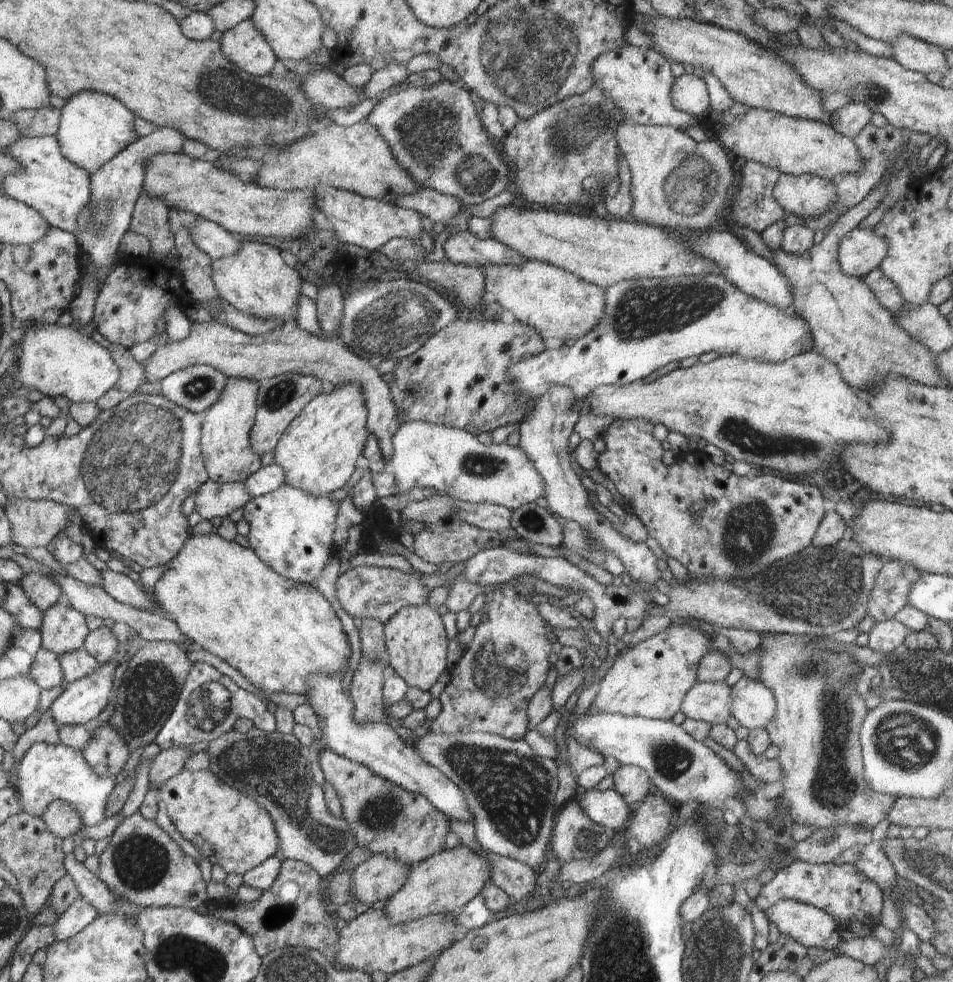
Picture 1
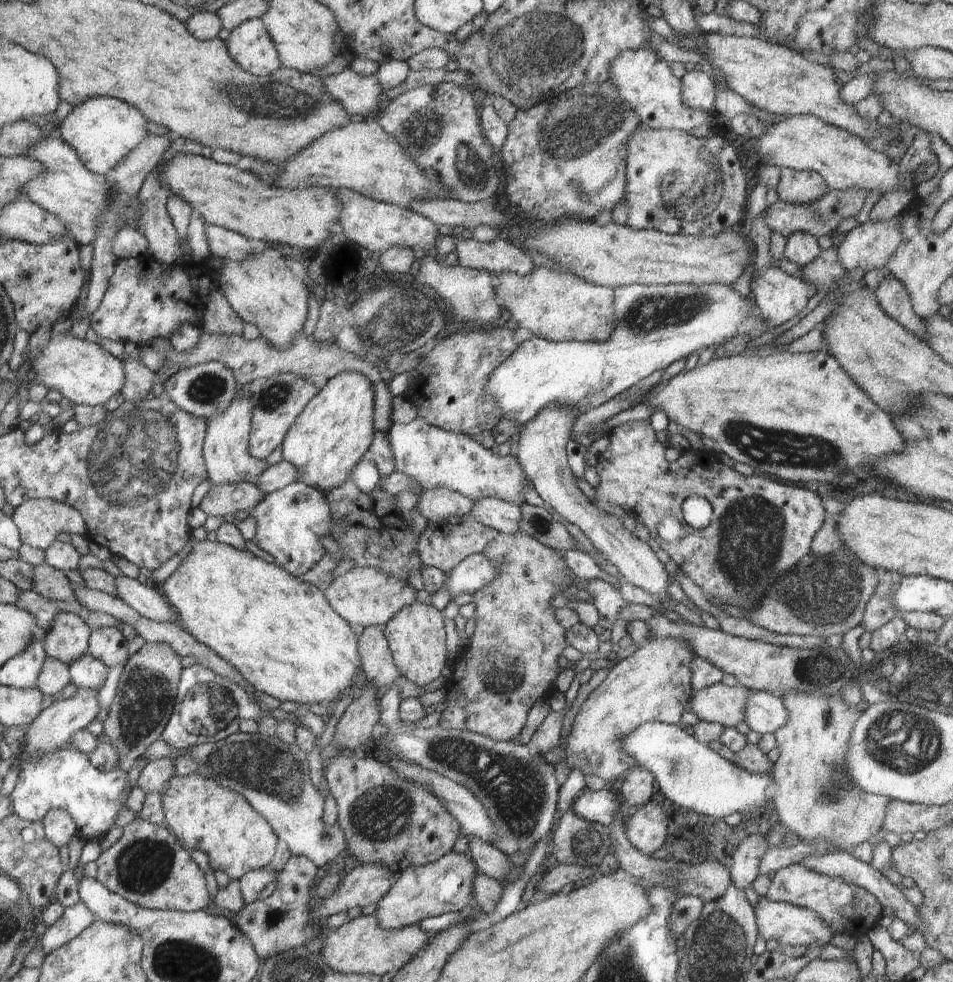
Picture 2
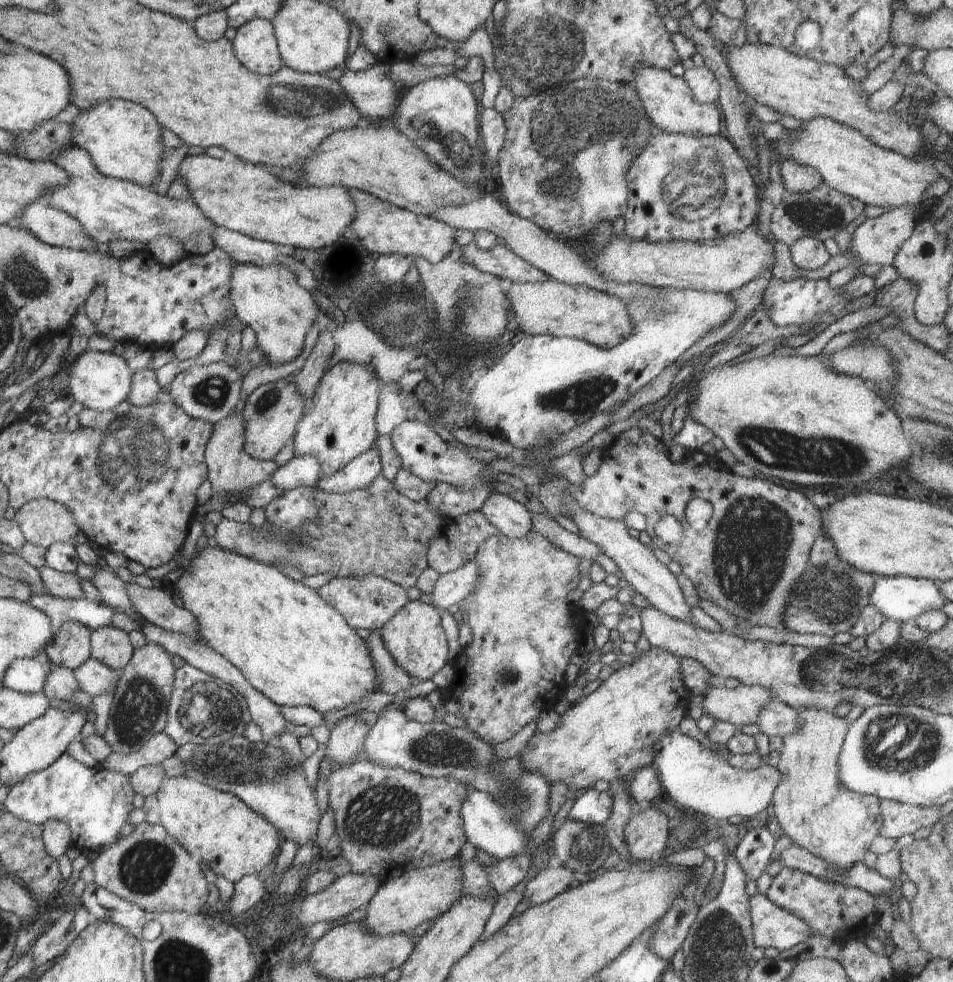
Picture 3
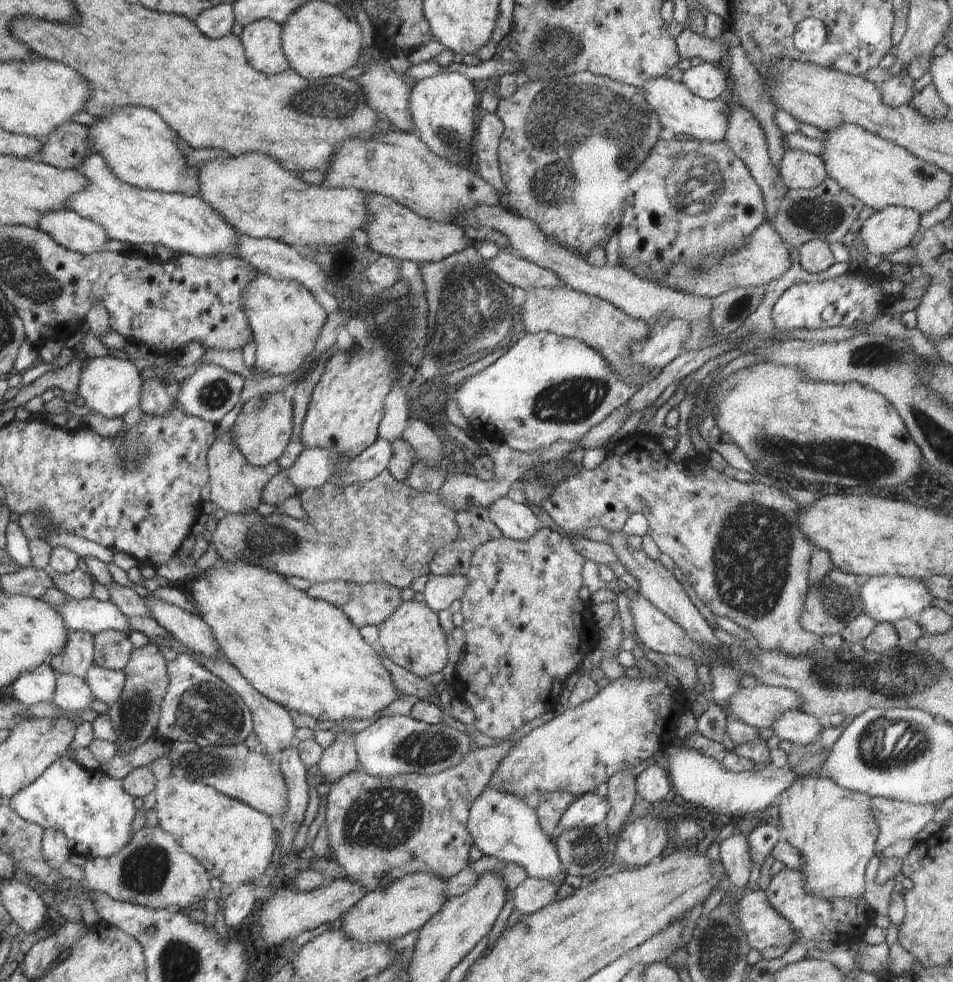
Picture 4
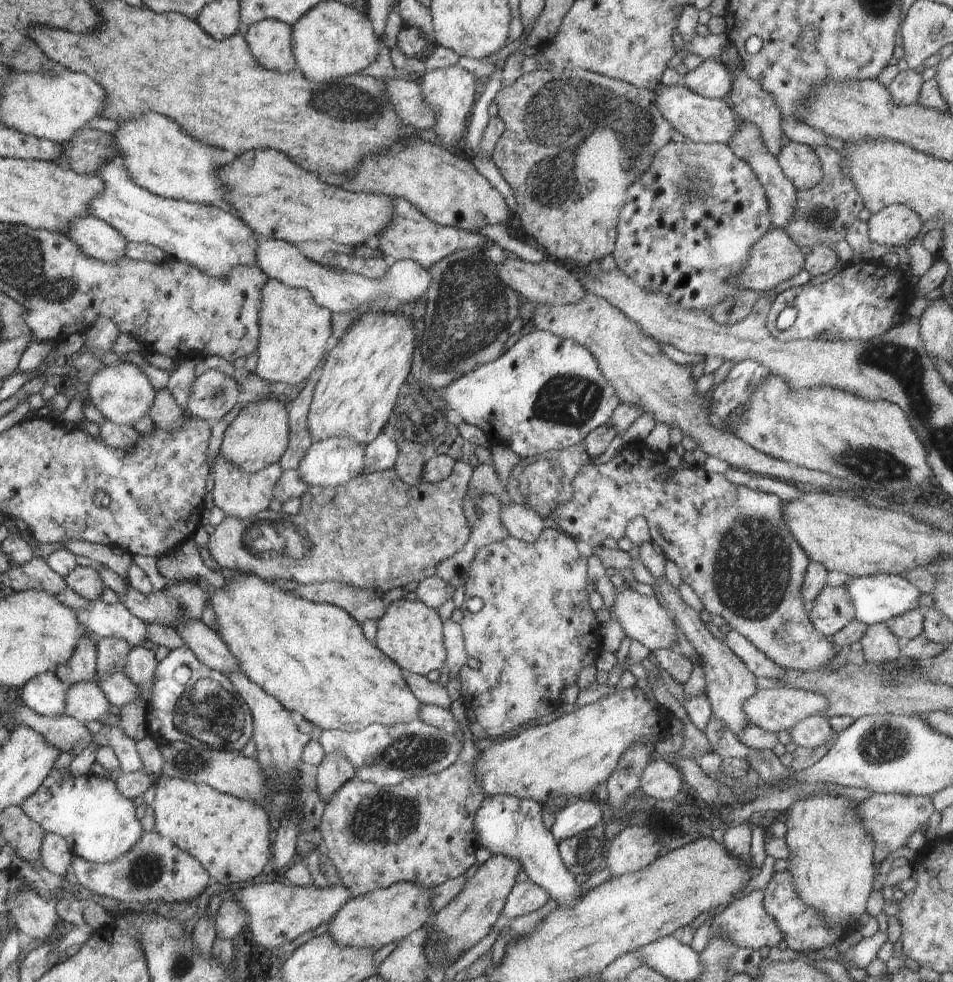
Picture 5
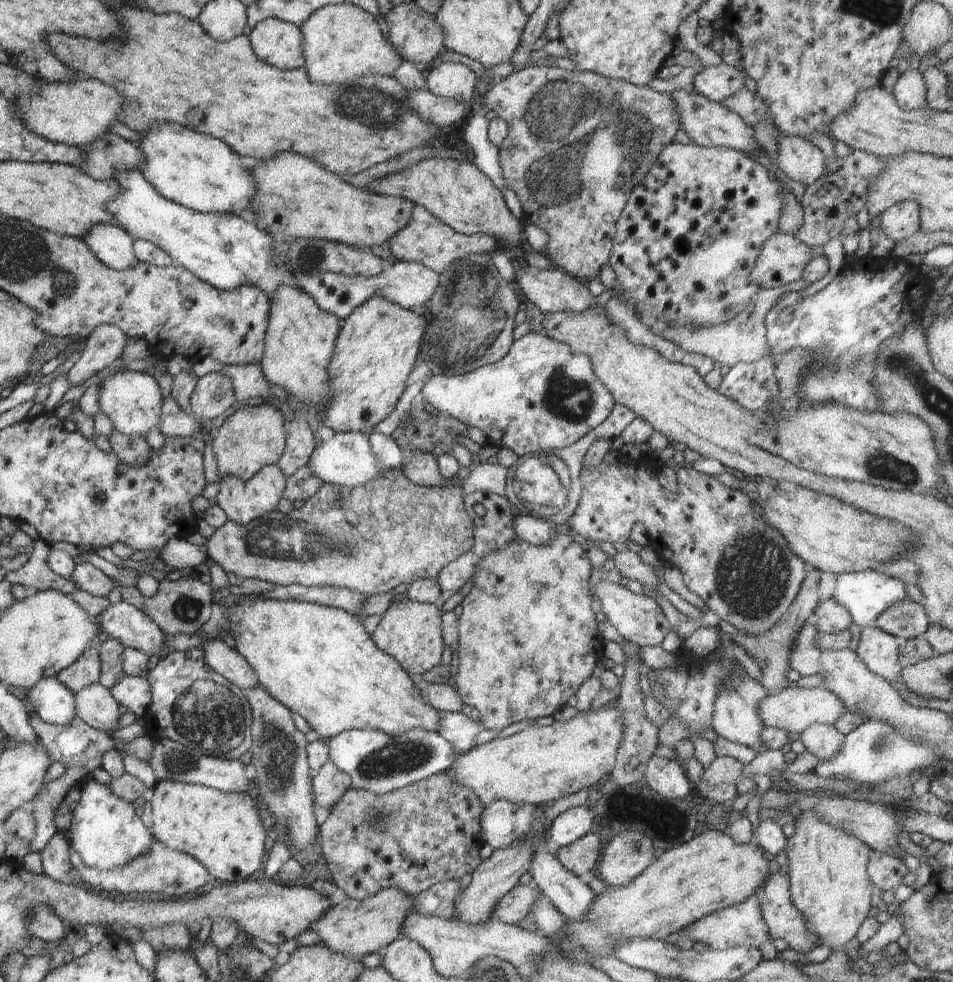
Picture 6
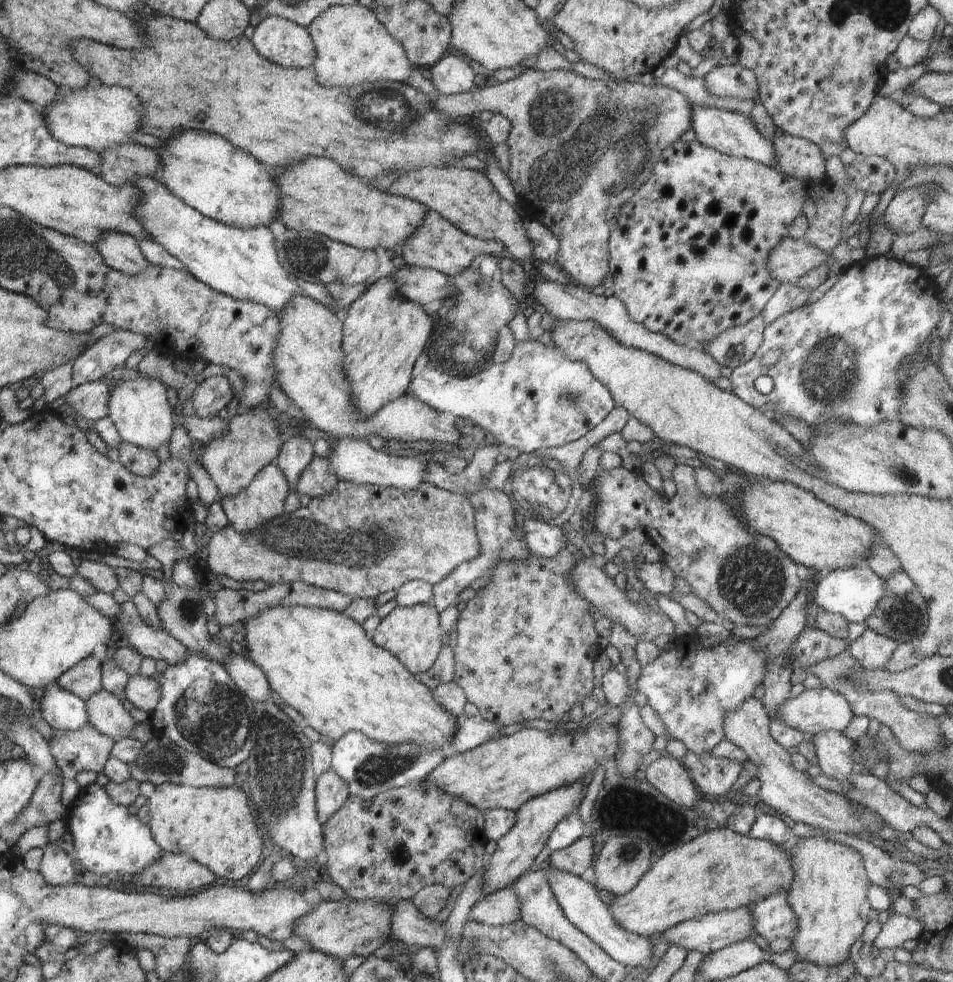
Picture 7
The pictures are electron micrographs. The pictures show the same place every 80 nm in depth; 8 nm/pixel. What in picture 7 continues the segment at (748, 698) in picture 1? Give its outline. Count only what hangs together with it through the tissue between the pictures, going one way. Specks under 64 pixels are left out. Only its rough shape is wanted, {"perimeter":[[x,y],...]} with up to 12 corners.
{"perimeter":[[820,731],[814,745],[821,772],[843,781],[858,772],[852,742]]}

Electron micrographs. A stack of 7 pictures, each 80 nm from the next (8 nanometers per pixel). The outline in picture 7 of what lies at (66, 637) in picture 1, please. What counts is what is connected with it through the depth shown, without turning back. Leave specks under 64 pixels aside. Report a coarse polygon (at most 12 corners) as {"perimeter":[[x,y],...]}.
{"perimeter":[[87,656],[56,683],[85,701],[103,688],[101,662]]}

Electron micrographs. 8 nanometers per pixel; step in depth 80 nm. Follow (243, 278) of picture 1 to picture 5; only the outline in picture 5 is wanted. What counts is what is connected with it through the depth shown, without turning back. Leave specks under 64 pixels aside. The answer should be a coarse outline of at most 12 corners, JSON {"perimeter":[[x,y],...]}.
{"perimeter":[[261,288],[255,374],[319,373],[332,313],[307,289]]}

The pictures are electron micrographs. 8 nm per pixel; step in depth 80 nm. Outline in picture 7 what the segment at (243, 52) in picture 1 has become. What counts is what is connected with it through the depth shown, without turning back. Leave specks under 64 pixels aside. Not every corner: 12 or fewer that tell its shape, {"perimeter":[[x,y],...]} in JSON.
{"perimeter":[[280,17],[256,26],[251,44],[284,68],[311,67],[305,28]]}

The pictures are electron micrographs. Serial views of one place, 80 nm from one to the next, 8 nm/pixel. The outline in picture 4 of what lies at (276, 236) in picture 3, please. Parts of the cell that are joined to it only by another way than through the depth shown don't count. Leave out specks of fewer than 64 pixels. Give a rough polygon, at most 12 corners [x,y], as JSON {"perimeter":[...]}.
{"perimeter":[[262,154],[196,166],[198,197],[246,235],[335,245],[367,194]]}

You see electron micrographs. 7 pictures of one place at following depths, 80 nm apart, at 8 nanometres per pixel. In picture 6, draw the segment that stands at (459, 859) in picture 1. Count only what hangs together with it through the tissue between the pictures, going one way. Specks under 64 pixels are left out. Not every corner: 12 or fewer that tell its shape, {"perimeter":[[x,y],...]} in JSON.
{"perimeter":[[396,888],[326,908],[308,930],[360,960],[403,938],[413,898]]}

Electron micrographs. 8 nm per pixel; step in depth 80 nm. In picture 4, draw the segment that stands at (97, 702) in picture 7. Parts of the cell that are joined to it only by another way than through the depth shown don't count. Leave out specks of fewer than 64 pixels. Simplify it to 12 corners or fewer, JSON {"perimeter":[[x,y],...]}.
{"perimeter":[[55,673],[52,702],[88,710],[96,699],[83,678]]}

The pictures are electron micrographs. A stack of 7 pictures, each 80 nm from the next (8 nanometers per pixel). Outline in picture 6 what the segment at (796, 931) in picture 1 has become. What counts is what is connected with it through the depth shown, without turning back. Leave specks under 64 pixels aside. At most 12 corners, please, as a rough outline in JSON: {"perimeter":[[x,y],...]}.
{"perimeter":[[758,898],[686,926],[712,951],[772,942]]}

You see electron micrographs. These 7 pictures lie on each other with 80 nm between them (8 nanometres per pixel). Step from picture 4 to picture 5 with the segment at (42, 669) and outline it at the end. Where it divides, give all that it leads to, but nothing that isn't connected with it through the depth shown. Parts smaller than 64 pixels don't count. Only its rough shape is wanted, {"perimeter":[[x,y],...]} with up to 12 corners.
{"perimeter":[[50,670],[22,684],[40,716],[65,714],[66,684]]}

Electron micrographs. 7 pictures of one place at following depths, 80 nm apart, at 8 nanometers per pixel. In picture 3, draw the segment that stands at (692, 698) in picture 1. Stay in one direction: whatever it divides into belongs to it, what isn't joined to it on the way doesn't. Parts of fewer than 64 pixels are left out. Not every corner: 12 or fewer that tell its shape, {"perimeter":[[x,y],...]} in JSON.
{"perimeter":[[758,685],[727,688],[703,695],[702,710],[741,728],[754,724],[773,694]]}

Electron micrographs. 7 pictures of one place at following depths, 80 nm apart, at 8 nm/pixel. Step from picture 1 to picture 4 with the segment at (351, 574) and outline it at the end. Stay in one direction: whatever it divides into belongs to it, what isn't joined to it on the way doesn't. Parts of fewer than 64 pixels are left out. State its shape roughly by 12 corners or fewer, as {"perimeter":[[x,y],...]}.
{"perimeter":[[382,581],[314,583],[309,597],[360,629],[382,624],[404,601]]}

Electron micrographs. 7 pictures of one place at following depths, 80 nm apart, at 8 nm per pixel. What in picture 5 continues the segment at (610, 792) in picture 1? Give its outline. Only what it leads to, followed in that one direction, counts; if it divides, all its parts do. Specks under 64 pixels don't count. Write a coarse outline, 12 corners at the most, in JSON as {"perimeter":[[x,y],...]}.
{"perimeter":[[594,795],[577,798],[549,831],[562,842],[598,826],[606,811]]}

